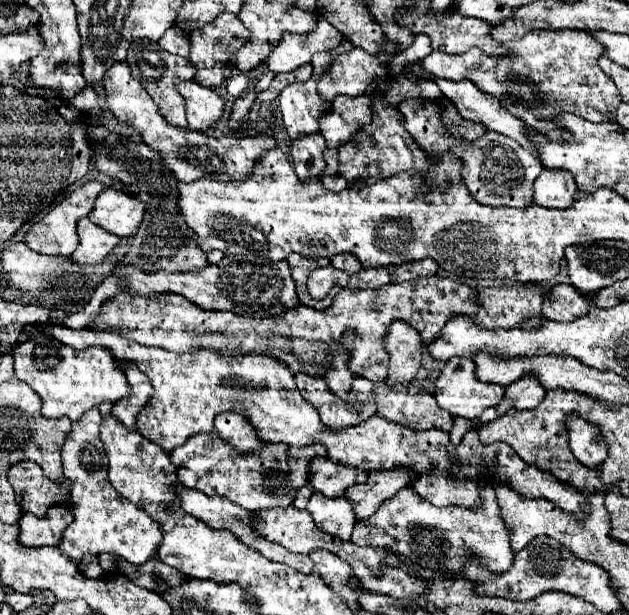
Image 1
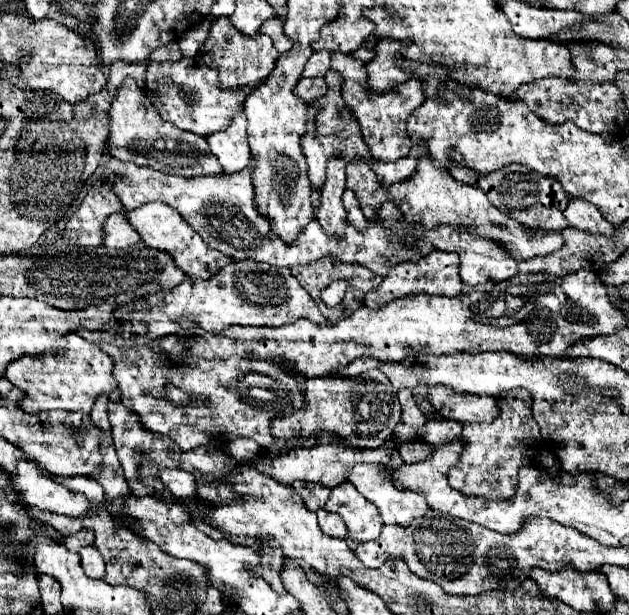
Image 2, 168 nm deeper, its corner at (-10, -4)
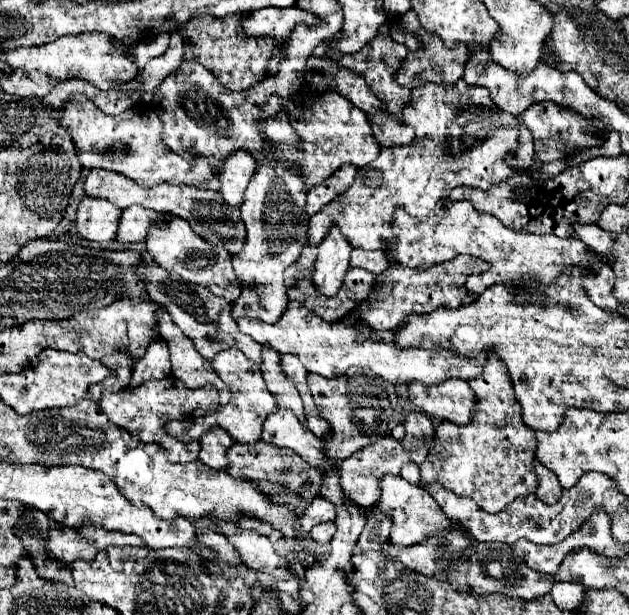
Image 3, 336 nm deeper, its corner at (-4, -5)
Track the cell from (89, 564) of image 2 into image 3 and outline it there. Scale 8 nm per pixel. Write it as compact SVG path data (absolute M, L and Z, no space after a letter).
M67 528L63 534L53 532L53 538L49 542L49 552L57 554L57 558L61 558L65 564L73 564L75 560L93 562L95 554L97 554L93 550L93 546L85 546L85 542L75 538L73 528Z

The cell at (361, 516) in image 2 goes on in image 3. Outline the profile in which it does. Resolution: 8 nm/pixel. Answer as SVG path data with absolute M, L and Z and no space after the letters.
M315 498L313 502L311 502L311 506L305 510L305 514L303 514L303 520L301 520L301 534L309 534L311 532L311 528L315 526L315 524L319 524L319 522L329 522L329 520L335 520L335 516L337 516L337 512L335 512L335 504L333 502L329 502L327 498Z

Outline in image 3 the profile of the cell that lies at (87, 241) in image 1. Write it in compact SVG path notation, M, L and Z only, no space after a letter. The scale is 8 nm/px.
M131 206L125 208L121 218L119 218L119 228L117 228L117 242L119 244L133 244L145 240L147 228L151 222L165 218L165 214L155 212L155 210L145 210L141 206Z

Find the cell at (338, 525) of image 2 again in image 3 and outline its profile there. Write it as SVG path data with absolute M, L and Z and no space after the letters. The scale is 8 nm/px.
M323 522L323 524L317 524L313 530L311 530L311 538L317 540L317 542L329 542L335 534L335 522Z

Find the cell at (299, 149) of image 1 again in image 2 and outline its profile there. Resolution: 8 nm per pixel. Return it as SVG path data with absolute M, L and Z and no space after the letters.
M329 159L327 163L327 181L319 193L319 209L317 219L327 233L339 237L343 233L343 221L347 221L343 209L343 191L345 191L345 163L343 159Z

